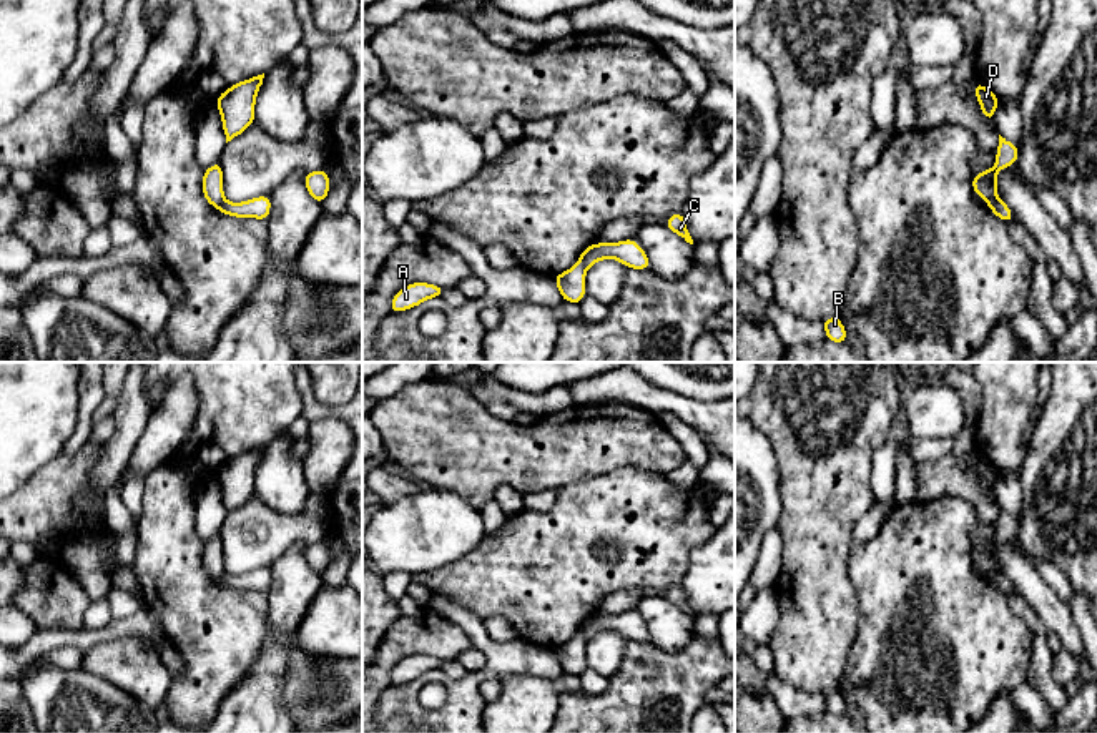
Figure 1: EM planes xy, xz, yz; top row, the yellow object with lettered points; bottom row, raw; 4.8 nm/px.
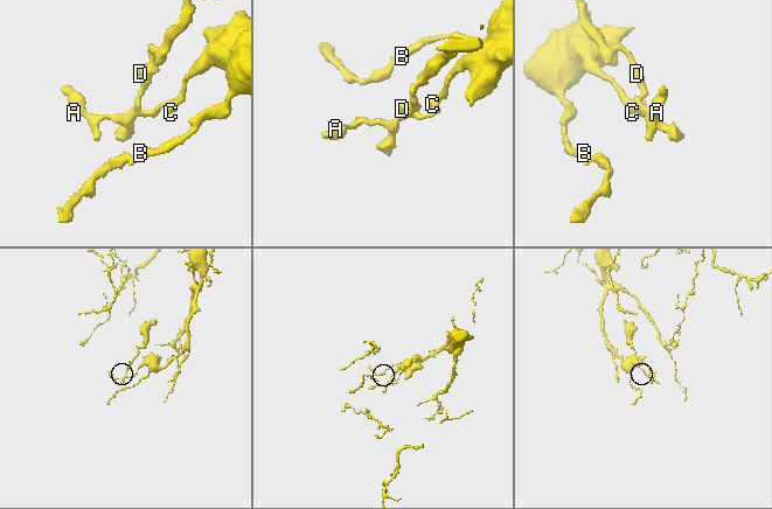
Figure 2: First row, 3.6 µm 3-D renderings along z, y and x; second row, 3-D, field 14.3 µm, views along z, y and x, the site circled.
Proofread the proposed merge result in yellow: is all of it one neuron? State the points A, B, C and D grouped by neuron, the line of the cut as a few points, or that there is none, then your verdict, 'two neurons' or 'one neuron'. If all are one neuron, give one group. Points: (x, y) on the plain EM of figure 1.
A D / B C; cut in xz along (594, 617), (584, 629), (587, 640); two neurons

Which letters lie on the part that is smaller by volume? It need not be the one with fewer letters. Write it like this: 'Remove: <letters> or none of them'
Remove: A, D

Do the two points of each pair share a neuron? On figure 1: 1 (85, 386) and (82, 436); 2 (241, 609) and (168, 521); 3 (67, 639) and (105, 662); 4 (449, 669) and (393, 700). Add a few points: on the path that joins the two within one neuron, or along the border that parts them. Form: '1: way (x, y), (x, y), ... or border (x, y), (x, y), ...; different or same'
1: way (85, 398), (83, 424); same
2: way (215, 600), (168, 554), (168, 547); same
3: border (125, 637), (98, 642), (83, 654); different
4: border (441, 669), (454, 678), (461, 678), (469, 672); different

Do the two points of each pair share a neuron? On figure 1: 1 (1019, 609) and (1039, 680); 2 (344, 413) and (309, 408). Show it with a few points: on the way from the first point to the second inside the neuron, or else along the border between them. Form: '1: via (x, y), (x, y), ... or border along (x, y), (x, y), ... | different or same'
1: via (1036, 627), (1039, 662) | same
2: via (336, 411), (318, 411) | same

